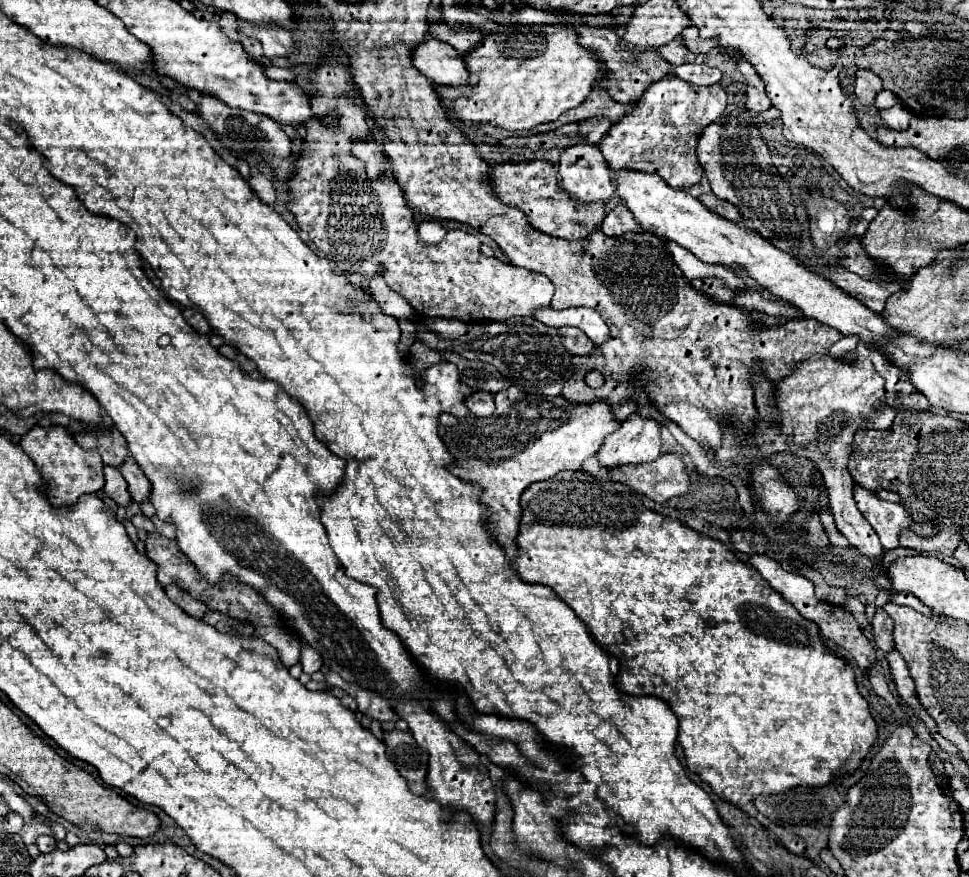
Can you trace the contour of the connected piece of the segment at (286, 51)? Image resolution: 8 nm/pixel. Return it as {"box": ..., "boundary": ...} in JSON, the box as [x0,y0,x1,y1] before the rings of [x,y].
{"box":[238,25,297,59],"boundary":[[[238,25],[238,30],[245,31],[247,35],[253,35],[261,41],[263,45],[263,53],[267,59],[275,59],[275,57],[285,57],[291,55],[297,45],[293,41],[292,33],[282,27],[261,27],[258,25]]]}

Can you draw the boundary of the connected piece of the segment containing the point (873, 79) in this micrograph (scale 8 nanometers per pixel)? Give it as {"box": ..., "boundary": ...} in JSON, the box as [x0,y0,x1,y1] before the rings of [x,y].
{"box":[855,69,883,105],"boundary":[[[857,69],[857,73],[855,73],[855,95],[857,95],[859,103],[873,105],[879,91],[883,91],[883,81],[869,69]]]}

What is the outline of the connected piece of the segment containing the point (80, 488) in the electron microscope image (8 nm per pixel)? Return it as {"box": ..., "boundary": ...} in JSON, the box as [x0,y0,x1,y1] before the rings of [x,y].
{"box":[21,425,103,507],"boundary":[[[35,425],[21,437],[21,449],[35,461],[39,473],[47,483],[47,497],[55,507],[73,505],[85,493],[103,489],[103,461],[97,451],[85,451],[77,445],[65,427],[39,427]]]}

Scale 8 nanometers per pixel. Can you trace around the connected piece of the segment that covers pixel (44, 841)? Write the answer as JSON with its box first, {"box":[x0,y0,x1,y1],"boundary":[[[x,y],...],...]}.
{"box":[35,835,57,853],"boundary":[[[39,835],[35,845],[39,847],[41,853],[51,853],[51,851],[57,849],[57,839],[53,835]]]}

